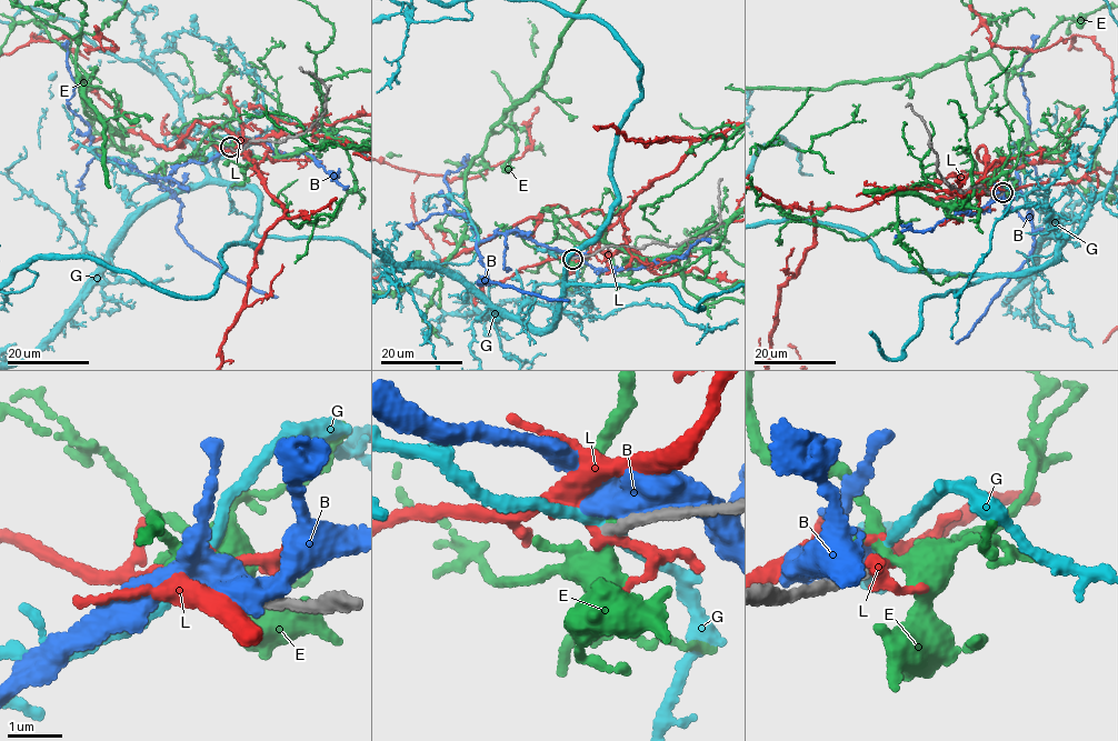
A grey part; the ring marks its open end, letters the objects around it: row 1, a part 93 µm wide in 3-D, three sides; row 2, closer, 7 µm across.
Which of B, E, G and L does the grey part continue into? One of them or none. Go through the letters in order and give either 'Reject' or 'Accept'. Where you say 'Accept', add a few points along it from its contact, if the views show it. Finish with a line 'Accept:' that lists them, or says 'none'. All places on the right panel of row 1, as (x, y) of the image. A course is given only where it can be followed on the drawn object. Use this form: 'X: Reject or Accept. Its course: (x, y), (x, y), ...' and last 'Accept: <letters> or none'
B: Reject
E: Reject
G: Reject
L: Reject
Accept: none

